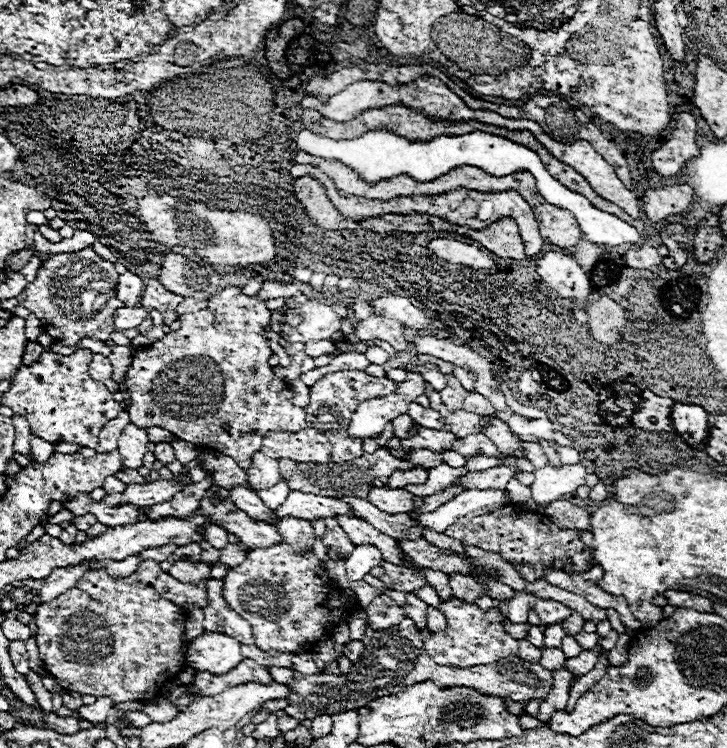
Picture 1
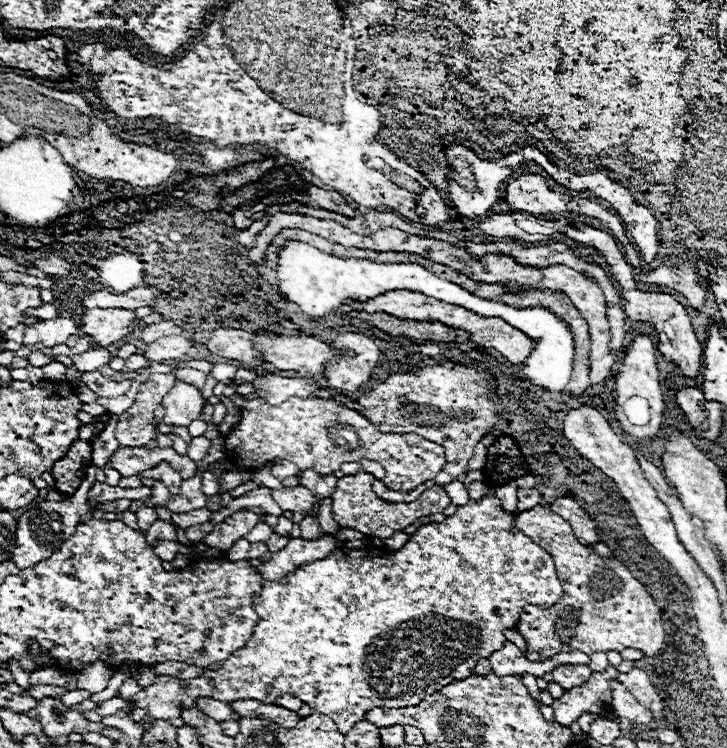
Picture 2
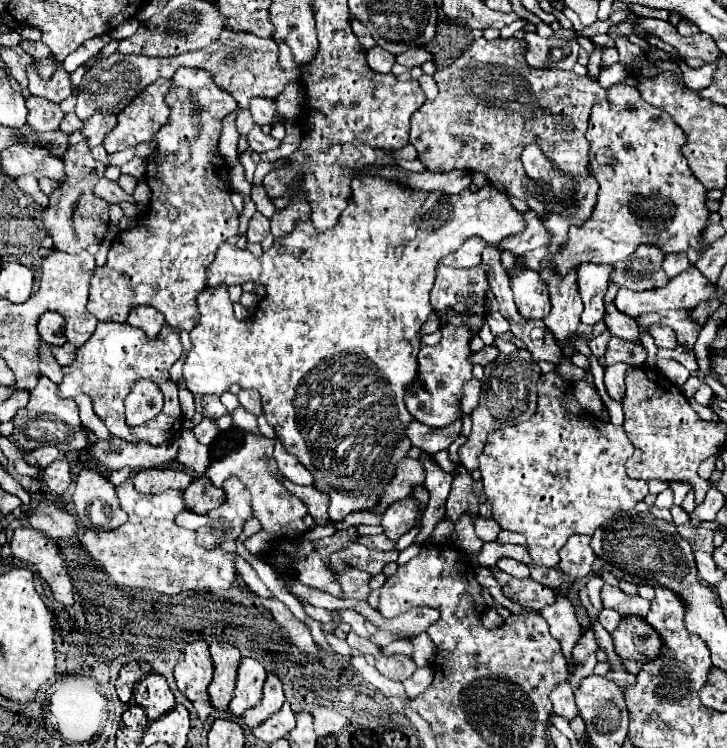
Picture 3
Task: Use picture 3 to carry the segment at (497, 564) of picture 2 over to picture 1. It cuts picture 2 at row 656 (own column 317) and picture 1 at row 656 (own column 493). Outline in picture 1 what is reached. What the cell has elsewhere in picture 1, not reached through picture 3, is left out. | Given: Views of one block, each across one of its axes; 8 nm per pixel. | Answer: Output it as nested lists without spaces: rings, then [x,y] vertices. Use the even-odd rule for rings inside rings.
[[[204,632],[198,636],[186,654],[186,664],[198,672],[210,674],[228,674],[244,660],[240,652],[240,642],[232,636],[218,632]]]

